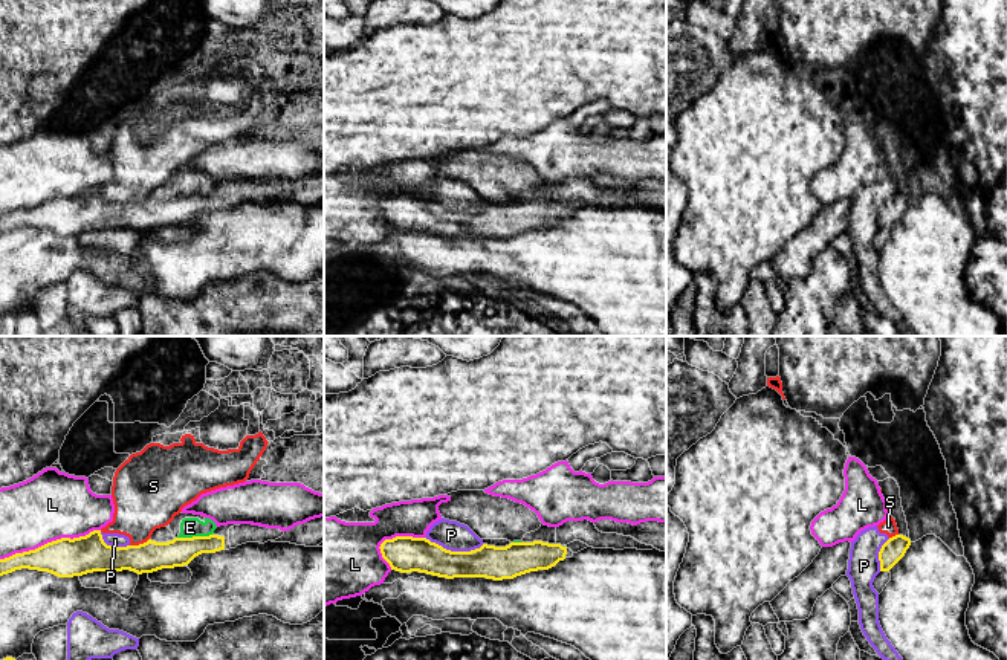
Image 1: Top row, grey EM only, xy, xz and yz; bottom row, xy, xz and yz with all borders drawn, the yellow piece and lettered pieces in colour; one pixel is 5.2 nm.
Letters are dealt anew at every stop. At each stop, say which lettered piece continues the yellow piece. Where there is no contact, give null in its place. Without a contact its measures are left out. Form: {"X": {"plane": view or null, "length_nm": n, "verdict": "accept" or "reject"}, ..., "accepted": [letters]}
{"E": {"plane": "xy", "length_nm": 190, "verdict": "reject"}, "L": {"plane": "xy", "length_nm": 550, "verdict": "reject"}, "P": {"plane": "xz", "length_nm": 320, "verdict": "reject"}, "S": {"plane": "xy", "length_nm": 110, "verdict": "reject"}, "accepted": []}

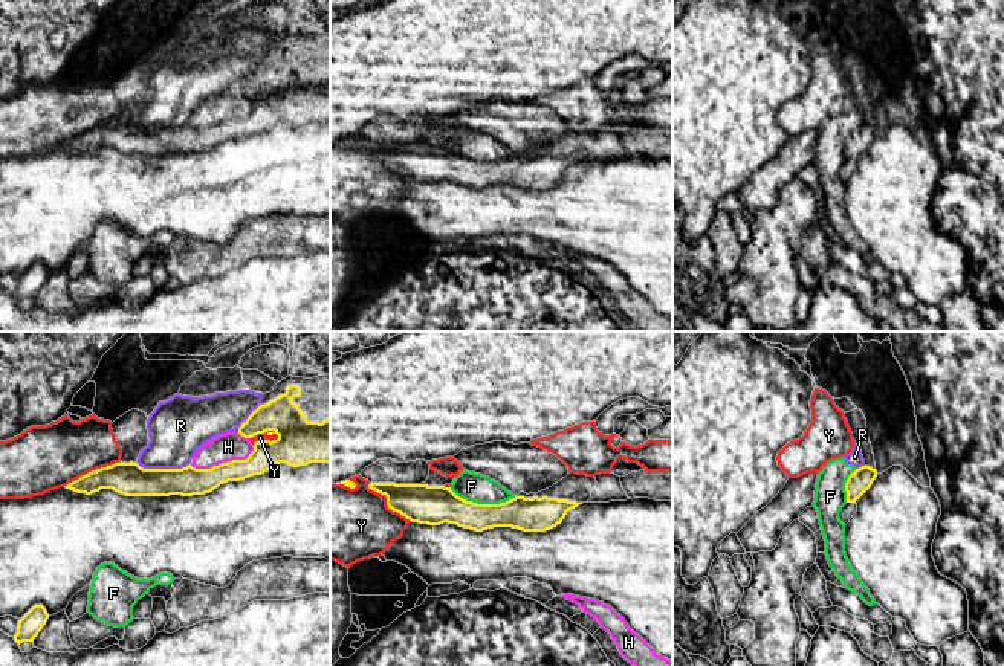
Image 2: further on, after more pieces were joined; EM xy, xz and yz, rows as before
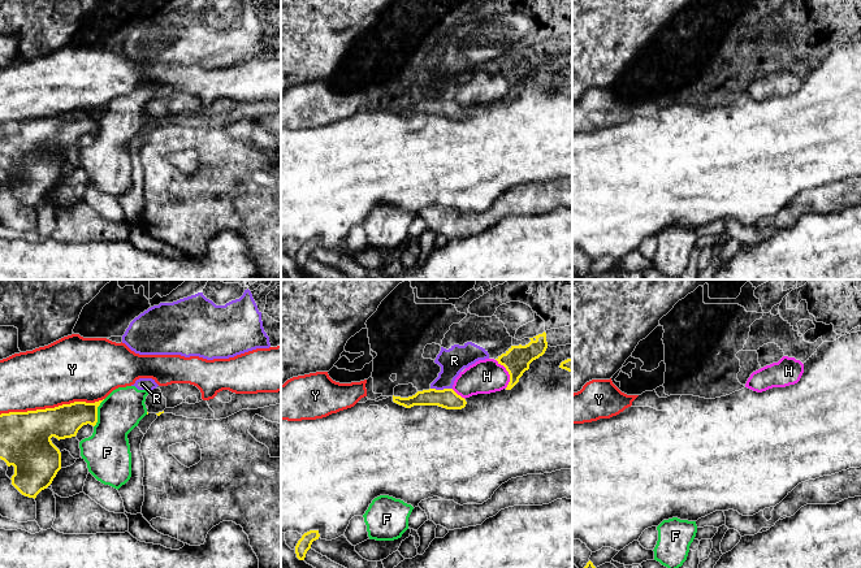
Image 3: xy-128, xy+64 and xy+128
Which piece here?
{"F": {"plane": "xz", "length_nm": 360, "verdict": "reject"}, "H": {"plane": "xy", "length_nm": 360, "verdict": "reject"}, "R": {"plane": "xy", "length_nm": 280, "verdict": "reject"}, "Y": {"plane": "xy", "length_nm": 160, "verdict": "reject"}, "accepted": []}

